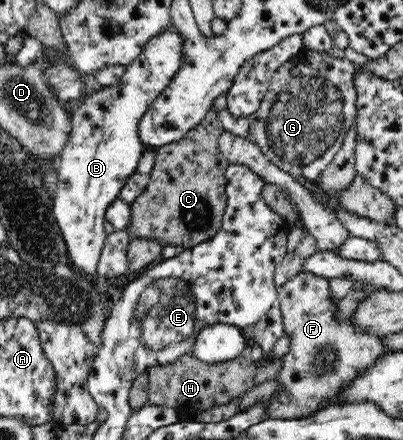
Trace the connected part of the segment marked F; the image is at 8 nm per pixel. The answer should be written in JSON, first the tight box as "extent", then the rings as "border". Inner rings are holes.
{"extent":[267,271,384,420],"border":[[[303,271],[279,286],[279,306],[285,334],[291,337],[289,354],[276,378],[285,385],[281,394],[267,401],[270,419],[295,420],[319,410],[325,397],[332,397],[350,381],[355,373],[369,368],[384,352],[384,337],[358,334],[350,320],[338,322],[334,318],[335,302],[329,292],[328,279]]]}

